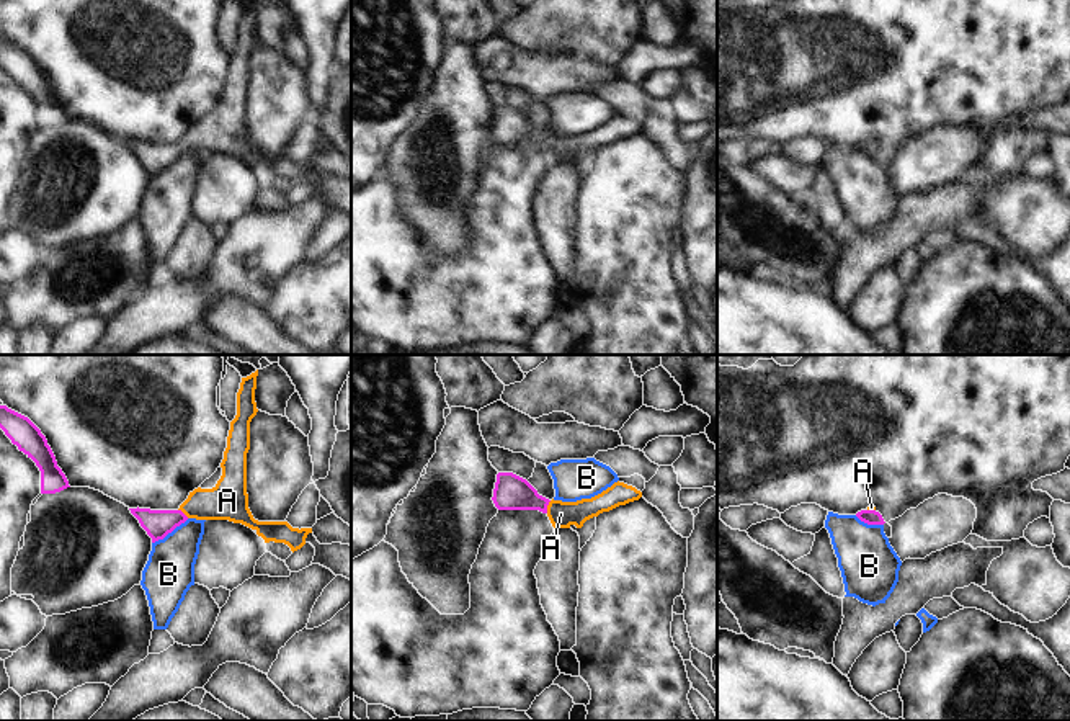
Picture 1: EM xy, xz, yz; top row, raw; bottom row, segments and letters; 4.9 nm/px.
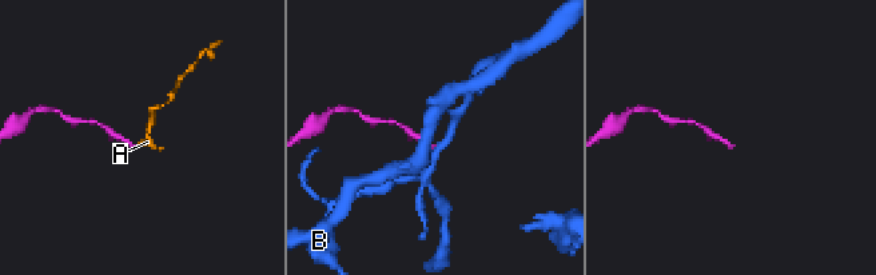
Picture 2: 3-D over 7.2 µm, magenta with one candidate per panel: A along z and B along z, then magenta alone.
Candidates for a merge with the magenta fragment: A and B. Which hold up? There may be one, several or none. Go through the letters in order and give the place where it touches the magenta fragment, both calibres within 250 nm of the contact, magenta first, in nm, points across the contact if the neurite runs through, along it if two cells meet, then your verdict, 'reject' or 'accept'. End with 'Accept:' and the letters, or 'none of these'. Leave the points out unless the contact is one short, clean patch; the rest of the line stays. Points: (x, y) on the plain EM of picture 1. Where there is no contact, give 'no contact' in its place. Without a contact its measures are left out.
A: contact xz (546, 141); calibres 180 and 130 nm; way xz (512, 126), (546, 141), (561, 147); accept
B: contact xy (170, 165); calibres 140 and 240 nm; border xy (188, 152), (152, 177); reject
Accept: A

